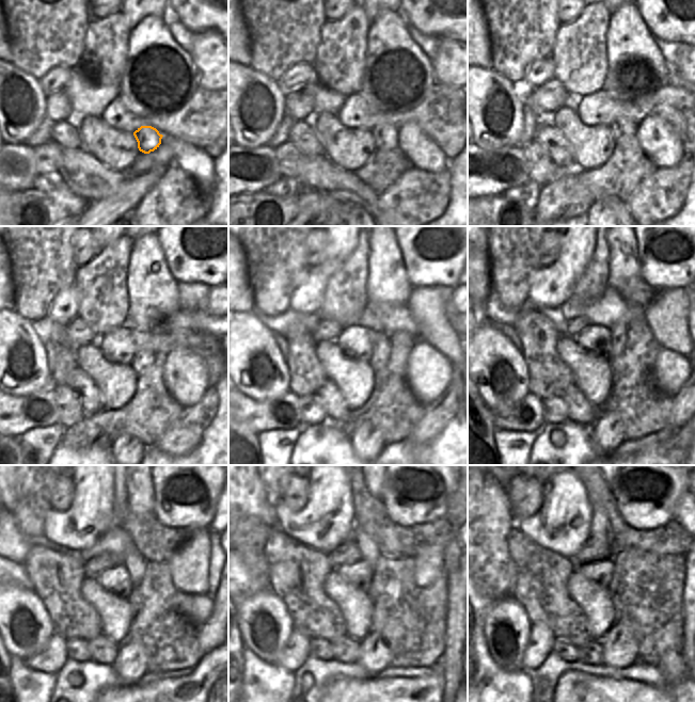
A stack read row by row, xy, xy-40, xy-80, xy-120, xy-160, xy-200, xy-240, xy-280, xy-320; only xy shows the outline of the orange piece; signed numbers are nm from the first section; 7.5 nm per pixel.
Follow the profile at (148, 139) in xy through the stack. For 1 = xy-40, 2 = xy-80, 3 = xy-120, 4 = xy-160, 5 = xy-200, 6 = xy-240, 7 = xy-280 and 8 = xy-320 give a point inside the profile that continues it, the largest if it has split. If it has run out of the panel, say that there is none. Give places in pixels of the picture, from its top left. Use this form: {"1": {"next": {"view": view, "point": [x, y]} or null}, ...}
{"1": {"next": {"view": "xy-40", "point": [385, 136]}}, "2": {"next": {"view": "xy-80", "point": [621, 127]}}, "3": {"next": {"view": "xy-120", "point": [144, 359]}}, "4": {"next": {"view": "xy-160", "point": [380, 355]}}, "5": {"next": {"view": "xy-200", "point": [618, 331]}}, "6": {"next": {"view": "xy-240", "point": [133, 560]}}, "7": {"next": {"view": "xy-280", "point": [364, 504]}}, "8": {"next": {"view": "xy-320", "point": [602, 501]}}}

